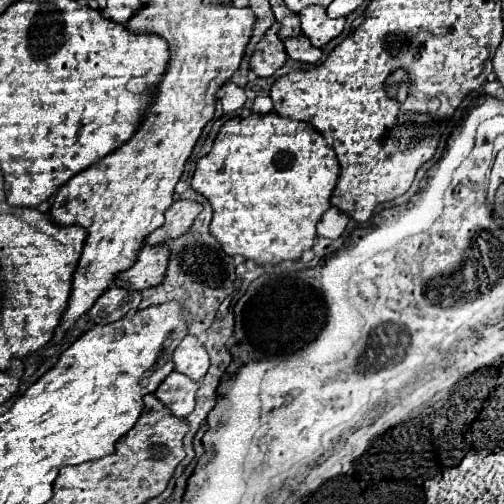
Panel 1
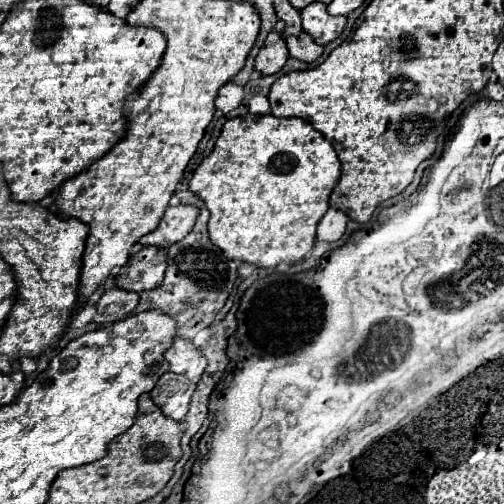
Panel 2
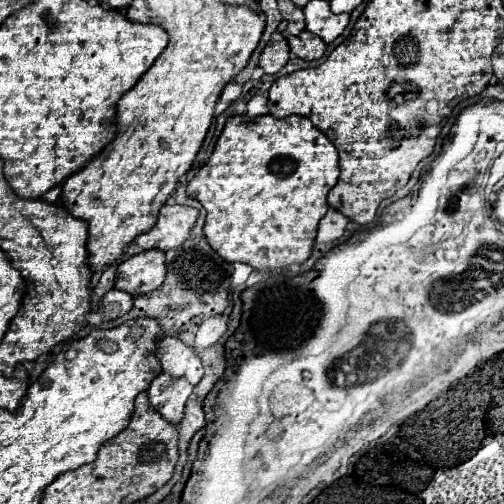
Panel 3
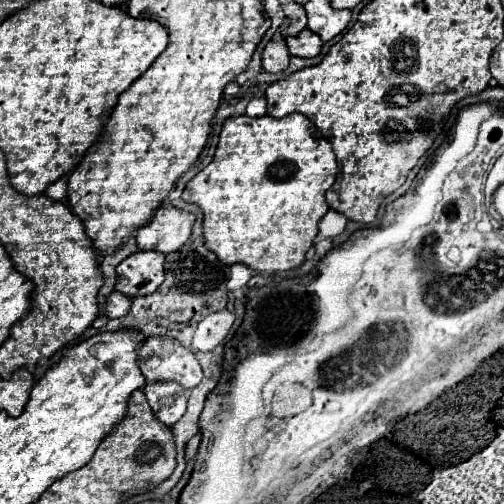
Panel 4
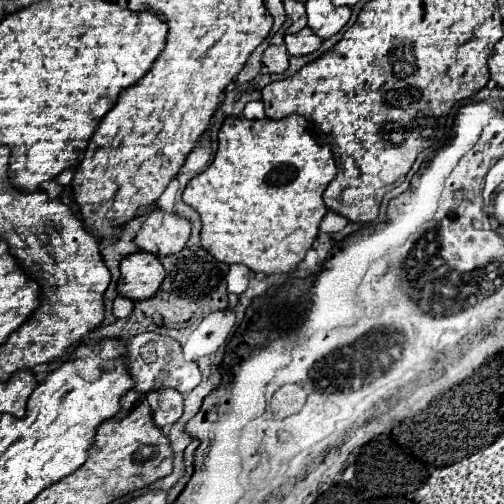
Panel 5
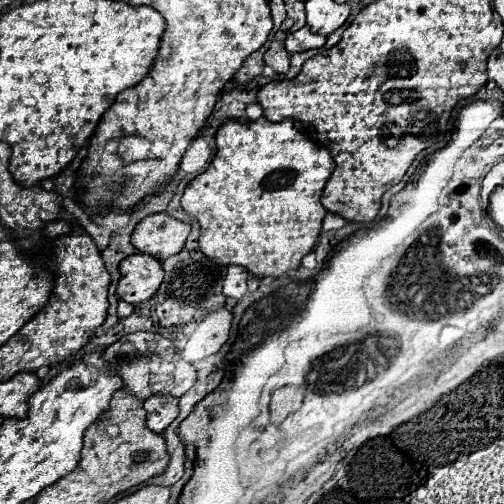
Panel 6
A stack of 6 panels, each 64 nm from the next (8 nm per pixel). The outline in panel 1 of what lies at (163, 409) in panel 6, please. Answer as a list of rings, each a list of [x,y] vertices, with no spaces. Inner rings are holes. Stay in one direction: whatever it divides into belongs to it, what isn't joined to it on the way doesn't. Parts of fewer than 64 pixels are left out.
[[[172,372],[160,388],[154,392],[160,402],[164,402],[174,416],[186,418],[194,406],[196,406],[196,392],[198,392],[198,382],[188,378],[186,374]]]

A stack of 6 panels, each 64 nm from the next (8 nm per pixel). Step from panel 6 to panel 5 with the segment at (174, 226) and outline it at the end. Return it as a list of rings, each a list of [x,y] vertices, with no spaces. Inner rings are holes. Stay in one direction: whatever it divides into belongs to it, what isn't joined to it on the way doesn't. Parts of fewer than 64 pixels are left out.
[[[154,210],[136,234],[136,246],[160,258],[180,252],[190,238],[190,220],[174,212]]]

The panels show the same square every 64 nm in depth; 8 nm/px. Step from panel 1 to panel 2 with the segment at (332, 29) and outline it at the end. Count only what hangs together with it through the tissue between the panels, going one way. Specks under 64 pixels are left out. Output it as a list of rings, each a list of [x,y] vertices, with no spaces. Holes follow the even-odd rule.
[[[320,2],[310,4],[300,14],[304,32],[308,32],[312,40],[320,46],[326,46],[328,42],[336,40],[346,26],[346,16],[330,16],[326,12],[326,6]]]

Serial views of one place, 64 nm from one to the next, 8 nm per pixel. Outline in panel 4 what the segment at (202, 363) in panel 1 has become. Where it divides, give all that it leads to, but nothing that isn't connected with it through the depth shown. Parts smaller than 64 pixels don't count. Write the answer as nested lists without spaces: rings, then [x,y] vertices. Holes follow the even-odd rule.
[[[148,338],[138,350],[138,358],[146,382],[150,384],[156,380],[176,380],[190,390],[202,380],[202,368],[196,356],[174,338]]]

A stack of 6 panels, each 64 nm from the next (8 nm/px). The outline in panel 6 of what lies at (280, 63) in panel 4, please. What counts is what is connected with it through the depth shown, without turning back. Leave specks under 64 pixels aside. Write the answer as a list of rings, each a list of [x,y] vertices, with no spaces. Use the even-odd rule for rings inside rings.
[[[270,42],[270,48],[264,54],[264,62],[274,68],[278,74],[286,74],[290,68],[290,54],[284,48],[284,42]]]

